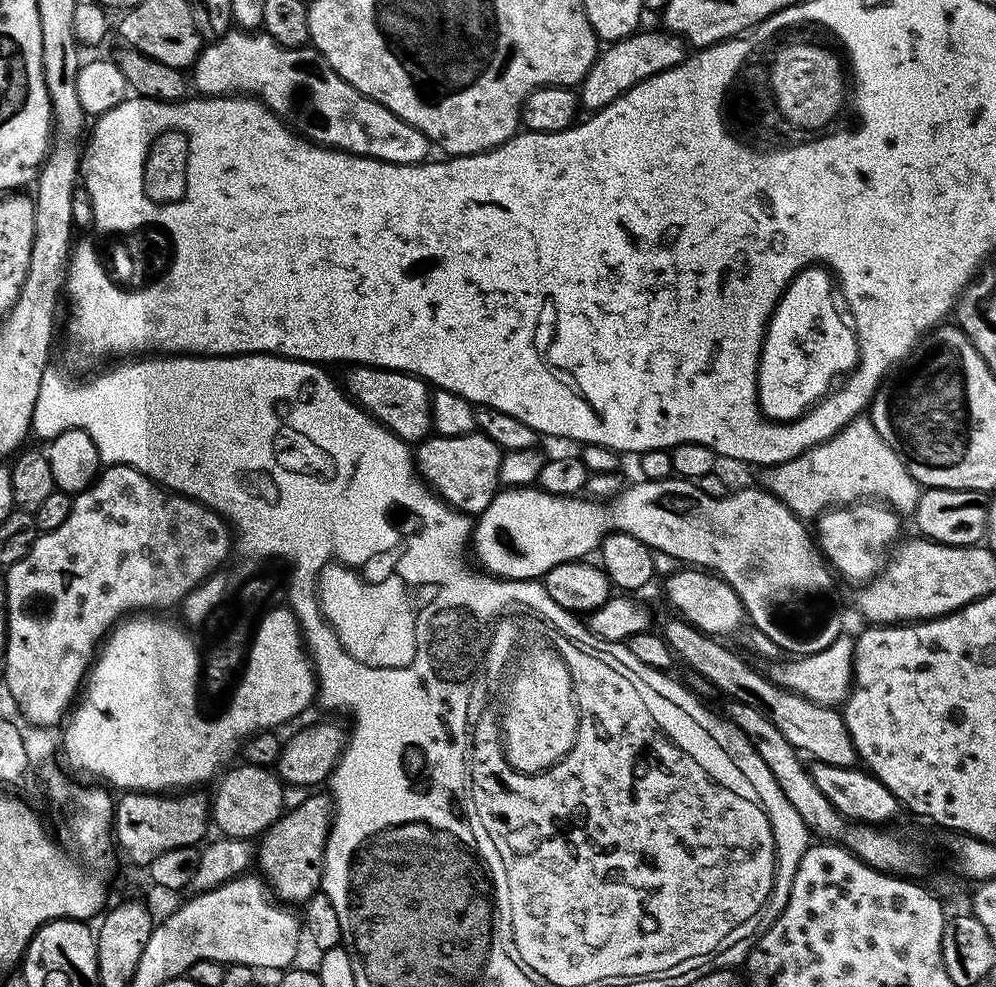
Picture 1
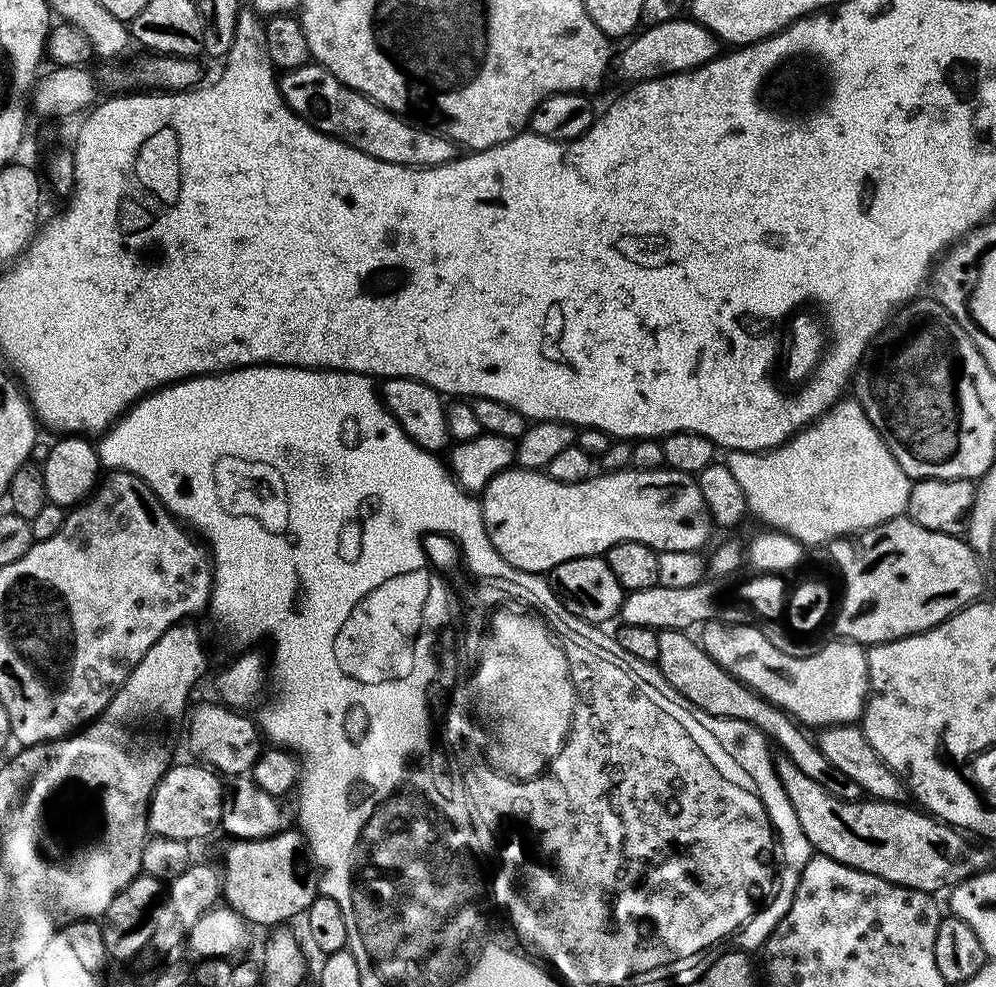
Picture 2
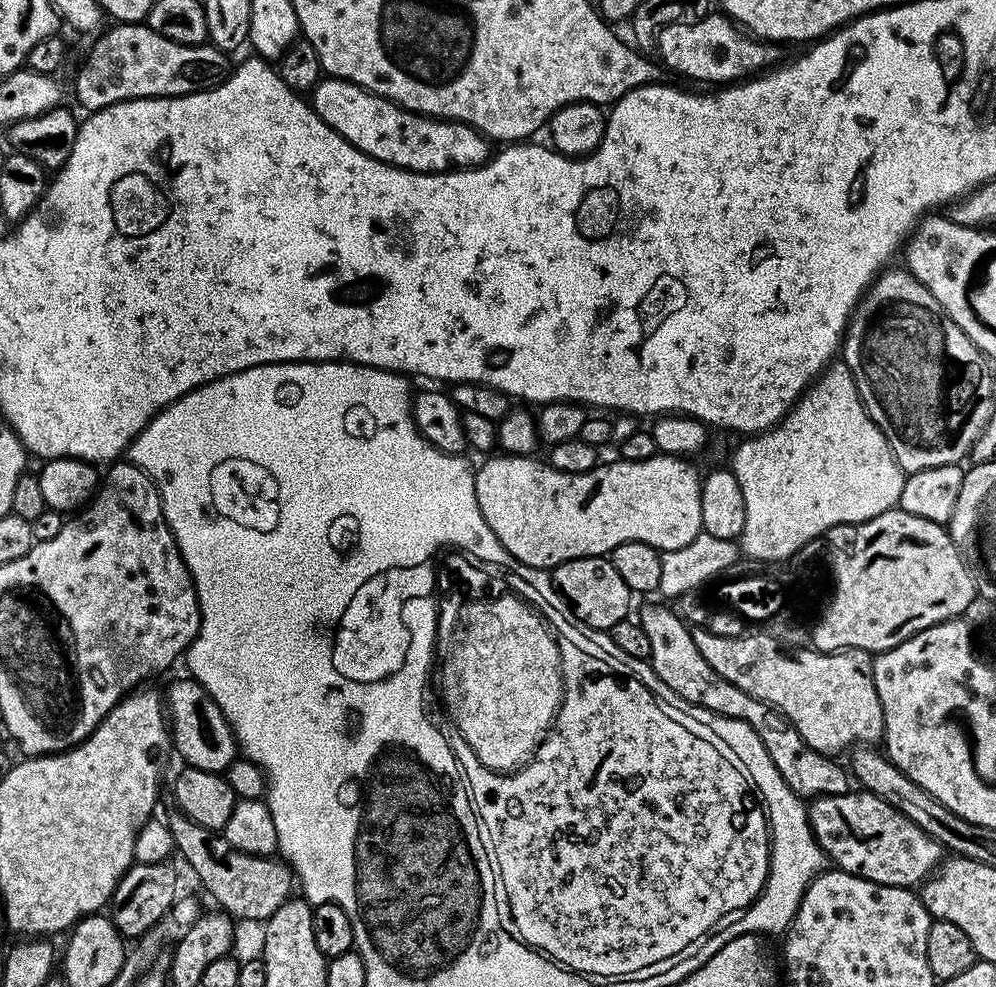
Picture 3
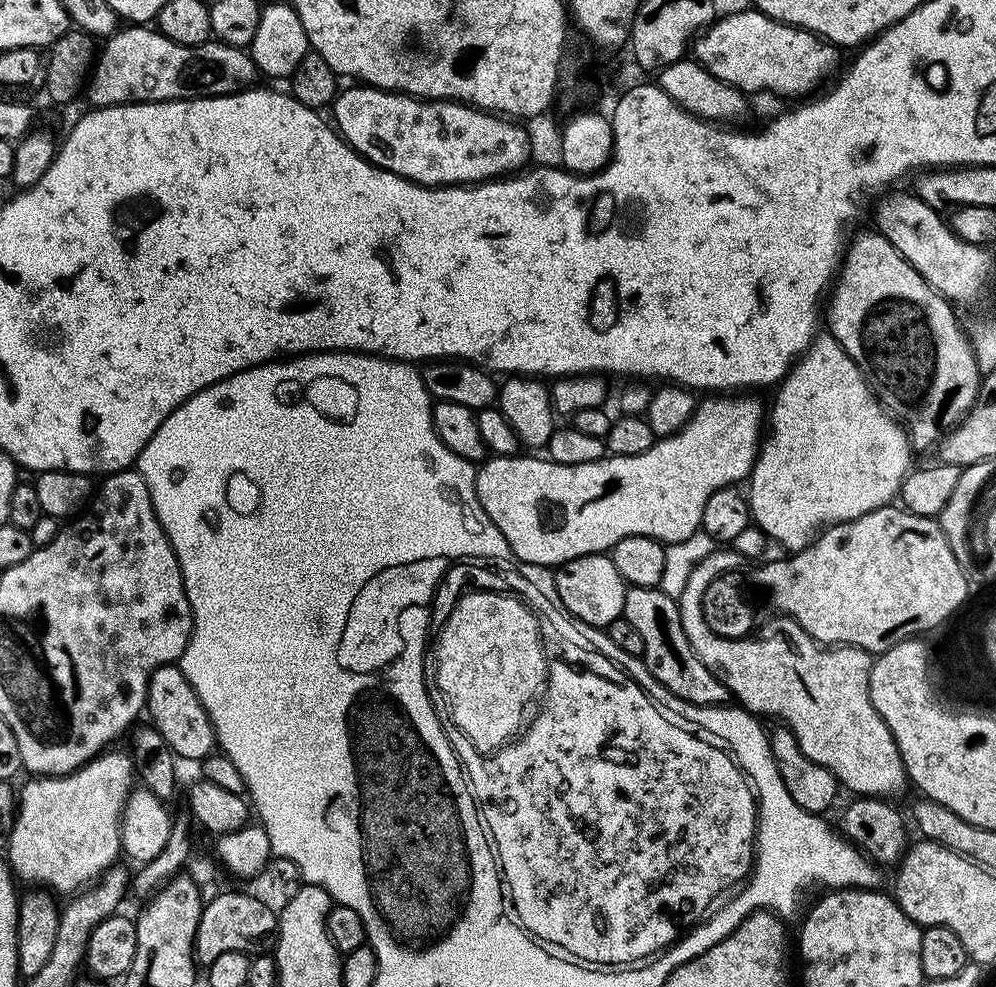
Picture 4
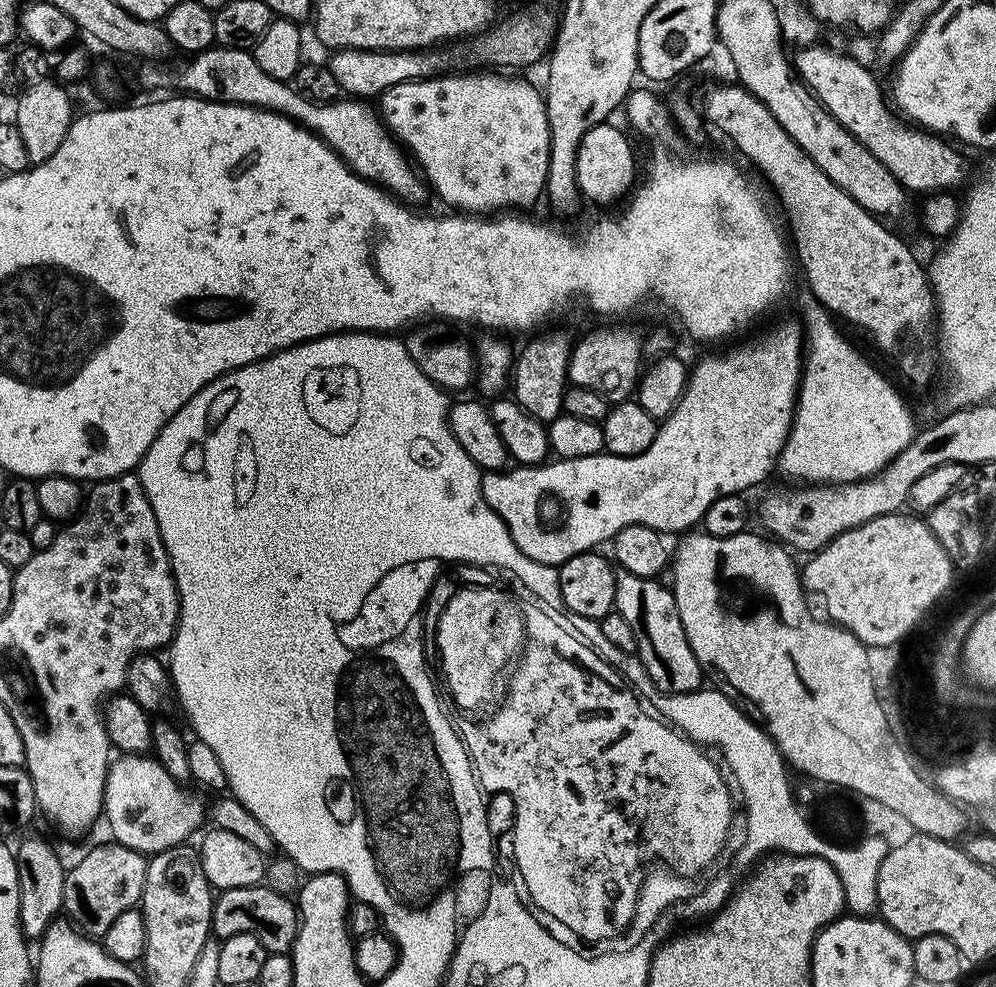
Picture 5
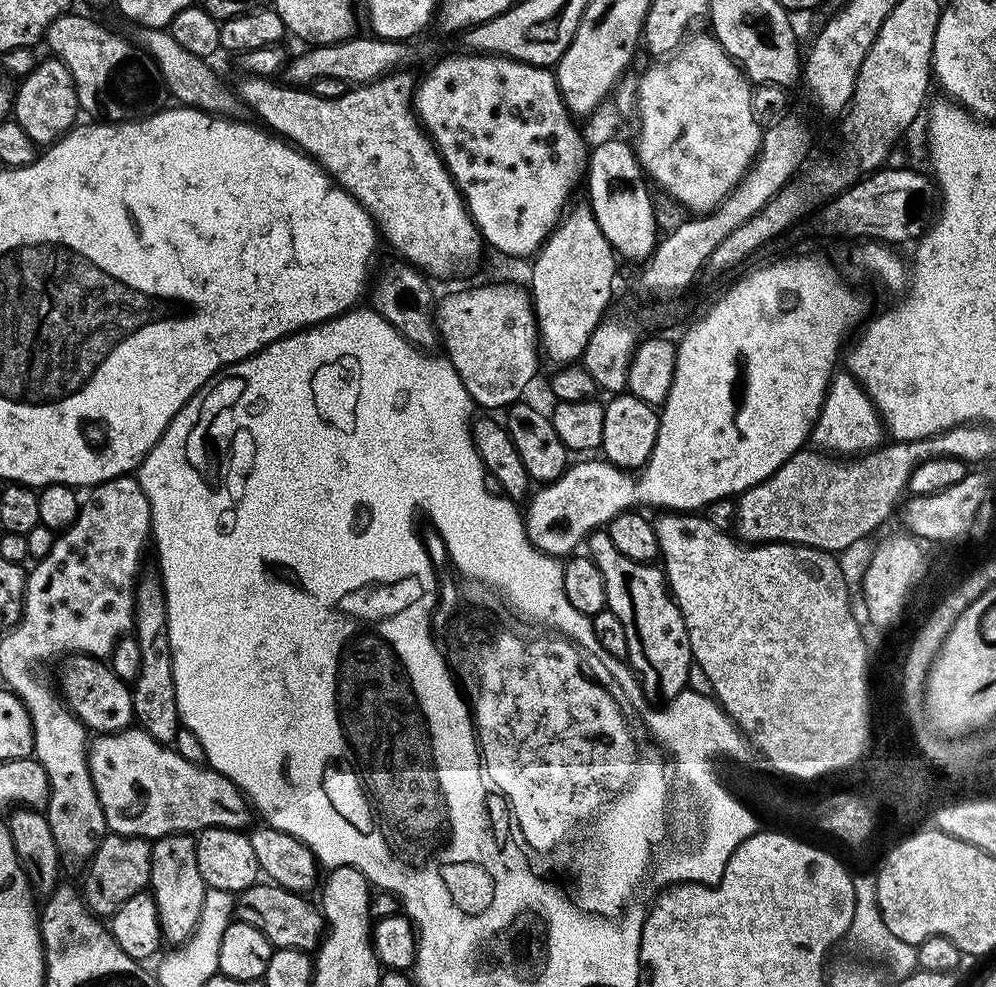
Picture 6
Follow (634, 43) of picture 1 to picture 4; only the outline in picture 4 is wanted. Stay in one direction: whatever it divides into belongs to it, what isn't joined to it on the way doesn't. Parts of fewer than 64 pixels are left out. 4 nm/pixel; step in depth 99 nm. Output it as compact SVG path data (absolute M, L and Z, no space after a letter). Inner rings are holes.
M752 6L745 12L723 16L713 20L695 37L694 58L707 72L714 74L714 78L734 86L739 92L781 92L784 96L804 98L815 93L821 87L819 84L837 71L841 49L813 32L771 20Z

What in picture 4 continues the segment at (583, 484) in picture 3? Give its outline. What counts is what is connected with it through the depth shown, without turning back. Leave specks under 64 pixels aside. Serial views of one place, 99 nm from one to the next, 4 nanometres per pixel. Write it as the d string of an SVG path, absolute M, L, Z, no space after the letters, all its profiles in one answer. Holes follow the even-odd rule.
M716 394L711 398L704 398L696 405L696 411L692 413L688 424L680 432L675 432L672 436L666 436L657 439L656 443L650 446L650 450L646 450L642 454L634 454L633 456L613 456L605 455L604 459L598 462L586 462L582 466L566 466L565 464L555 464L550 459L541 458L536 454L517 454L515 456L492 456L485 459L483 463L476 468L476 497L478 502L482 502L482 510L486 510L486 514L490 518L490 522L494 522L494 526L498 526L498 530L506 538L506 542L510 546L510 550L514 550L514 554L522 562L530 562L531 564L542 564L545 566L559 566L570 562L570 558L578 558L585 556L591 552L607 553L622 538L627 536L652 536L656 540L663 542L665 545L682 542L683 539L690 538L697 532L702 522L702 510L706 510L706 498L710 498L710 494L714 494L714 490L722 490L729 486L736 486L747 481L752 472L752 466L760 452L762 441L762 429L766 424L766 408L755 400L752 394Z

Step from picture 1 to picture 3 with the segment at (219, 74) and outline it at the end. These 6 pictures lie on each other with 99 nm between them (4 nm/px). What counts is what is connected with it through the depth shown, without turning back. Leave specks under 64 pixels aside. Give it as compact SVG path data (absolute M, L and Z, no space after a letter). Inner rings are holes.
M321 79L310 93L310 103L318 118L326 122L346 142L368 156L405 168L407 172L446 172L458 168L477 168L490 158L488 137L456 120L433 120L408 112L384 96L367 92L348 80Z

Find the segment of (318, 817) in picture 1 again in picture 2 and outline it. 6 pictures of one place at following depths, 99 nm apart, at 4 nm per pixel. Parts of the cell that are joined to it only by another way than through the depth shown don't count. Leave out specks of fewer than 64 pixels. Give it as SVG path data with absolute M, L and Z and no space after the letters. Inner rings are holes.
M281 830L257 840L232 840L224 848L222 900L252 926L287 925L294 914L307 912L318 894L318 880L299 831Z

